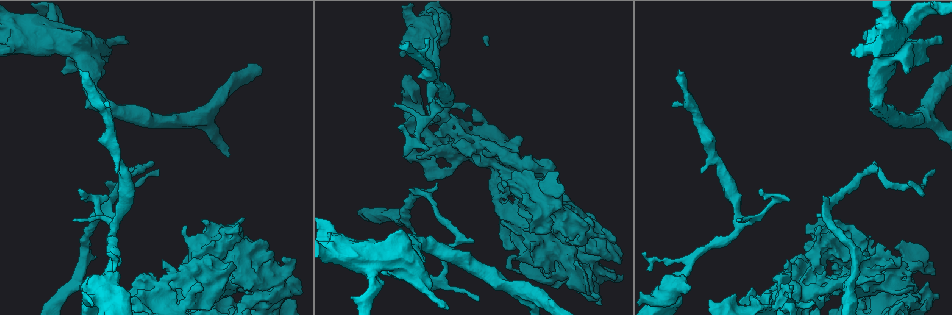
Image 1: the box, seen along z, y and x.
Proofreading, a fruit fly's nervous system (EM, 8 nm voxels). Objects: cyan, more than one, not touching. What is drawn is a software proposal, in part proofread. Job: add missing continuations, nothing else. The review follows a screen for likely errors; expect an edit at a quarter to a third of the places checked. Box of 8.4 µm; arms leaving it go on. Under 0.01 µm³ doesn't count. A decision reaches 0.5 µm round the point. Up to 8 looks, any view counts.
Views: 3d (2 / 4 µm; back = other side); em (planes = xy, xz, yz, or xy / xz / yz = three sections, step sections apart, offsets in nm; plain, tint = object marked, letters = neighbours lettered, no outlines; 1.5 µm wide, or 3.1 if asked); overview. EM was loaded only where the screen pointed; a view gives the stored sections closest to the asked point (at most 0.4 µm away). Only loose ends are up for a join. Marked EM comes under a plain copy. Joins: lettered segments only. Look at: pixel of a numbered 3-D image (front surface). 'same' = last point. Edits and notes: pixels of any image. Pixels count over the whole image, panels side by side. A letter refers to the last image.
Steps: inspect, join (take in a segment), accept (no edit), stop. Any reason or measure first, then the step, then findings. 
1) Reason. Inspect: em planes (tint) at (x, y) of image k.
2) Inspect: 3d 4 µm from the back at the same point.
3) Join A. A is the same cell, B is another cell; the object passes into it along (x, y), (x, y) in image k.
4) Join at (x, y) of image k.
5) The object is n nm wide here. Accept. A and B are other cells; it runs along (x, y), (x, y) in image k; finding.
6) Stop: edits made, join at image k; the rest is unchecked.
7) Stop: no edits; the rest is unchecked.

Thick end. Inspect: 3d 2 µm at (485, 153) of image 1.

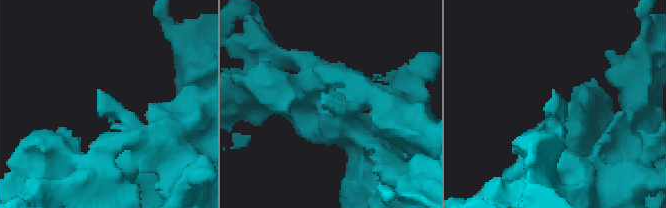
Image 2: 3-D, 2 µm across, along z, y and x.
Inspect: em planes (letters) at (99, 91) of image 2.

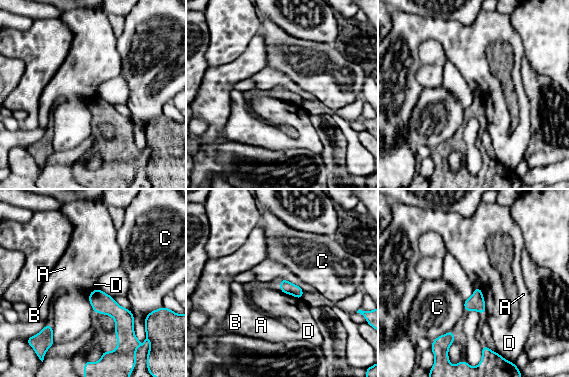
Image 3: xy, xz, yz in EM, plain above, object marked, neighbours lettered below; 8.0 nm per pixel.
Accept. A, B, C and D are other cells; no lettered segment goes on from it.

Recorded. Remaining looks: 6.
Branch stops here. Inspect: 3d 2 µm at (792, 285) of image 1.

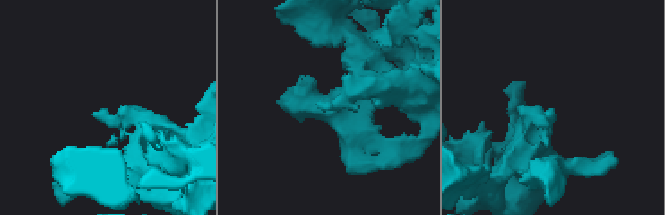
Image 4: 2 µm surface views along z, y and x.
Shape alone is not enough. Inspect: em xy step 8 (letters) at (551, 110) of image 4.

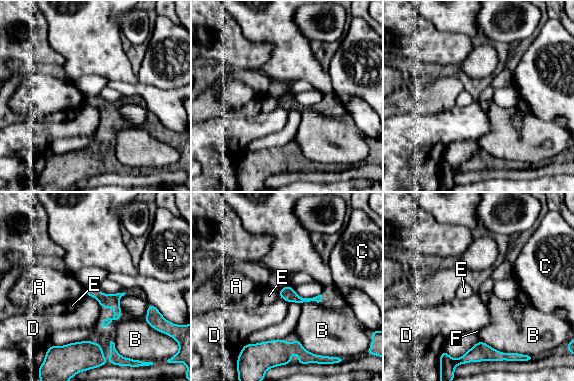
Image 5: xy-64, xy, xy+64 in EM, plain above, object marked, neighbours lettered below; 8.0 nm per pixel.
Accept. A, B, C, D, E and F are other cells; it runs along (281, 292), (299, 300), (319, 298) in image 5; none of them fits.

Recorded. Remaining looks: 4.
End of a long branch. Inspect: 3d 2 µm at (479, 301) of image 1.

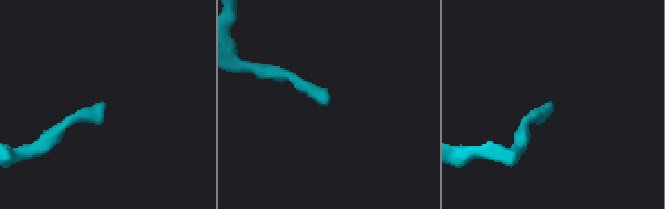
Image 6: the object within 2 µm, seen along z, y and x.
Now the EM. Inspect: em planes (letters) at (549, 107) of image 6.

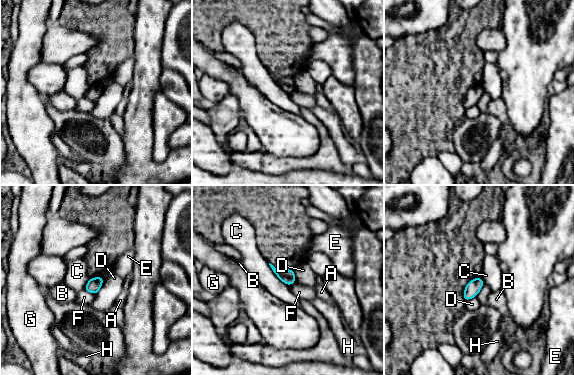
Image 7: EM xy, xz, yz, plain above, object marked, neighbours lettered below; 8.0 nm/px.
The object is 110 nm wide here. Accept. A, B, C, D, E, F, G and H are other cells; a border runs along (268, 263), (272, 271), (288, 286) in image 7; no lettered segment goes on from it.

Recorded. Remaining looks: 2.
Stop: no edits; the rest is unchecked.

